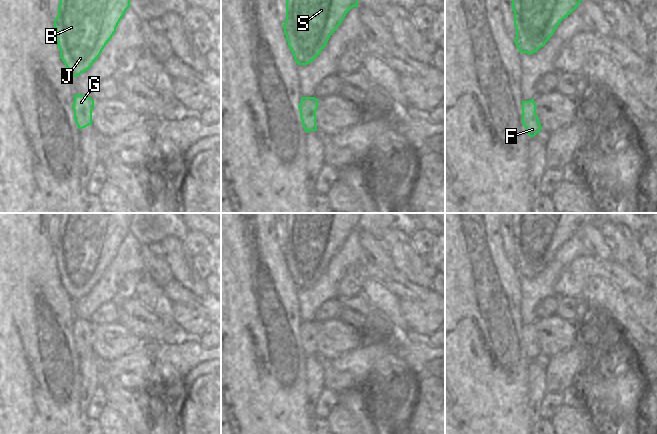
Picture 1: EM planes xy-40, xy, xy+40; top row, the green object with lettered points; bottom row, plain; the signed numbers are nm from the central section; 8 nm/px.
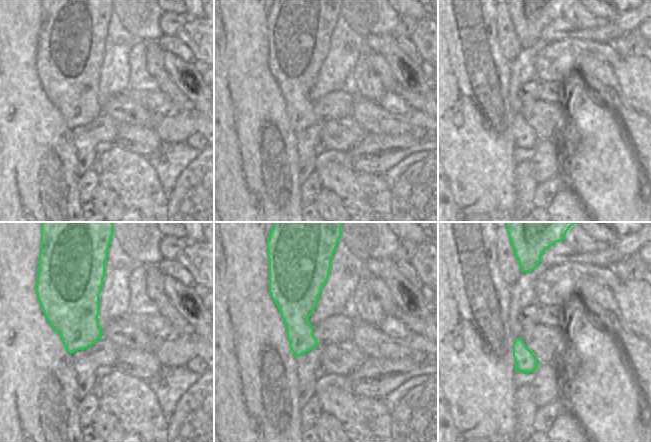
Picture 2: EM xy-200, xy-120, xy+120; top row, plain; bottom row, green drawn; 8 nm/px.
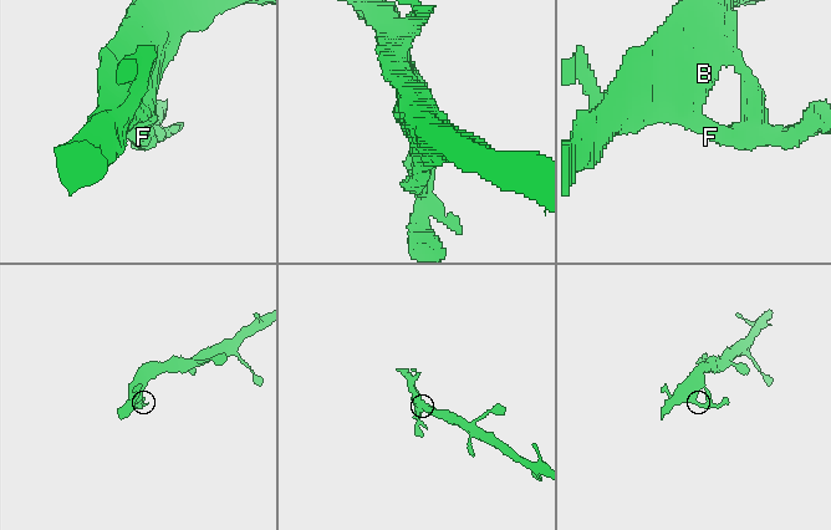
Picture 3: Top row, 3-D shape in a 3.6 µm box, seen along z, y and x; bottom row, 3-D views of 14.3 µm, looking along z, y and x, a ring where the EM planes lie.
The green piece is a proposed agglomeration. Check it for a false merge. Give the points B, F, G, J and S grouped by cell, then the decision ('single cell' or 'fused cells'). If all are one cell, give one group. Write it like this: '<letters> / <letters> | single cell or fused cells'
B F G J S | single cell

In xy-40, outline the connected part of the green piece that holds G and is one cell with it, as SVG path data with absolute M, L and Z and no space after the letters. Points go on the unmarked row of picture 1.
M75 318L72 332L74 334L74 344L79 353L92 349L94 324L91 321Z

